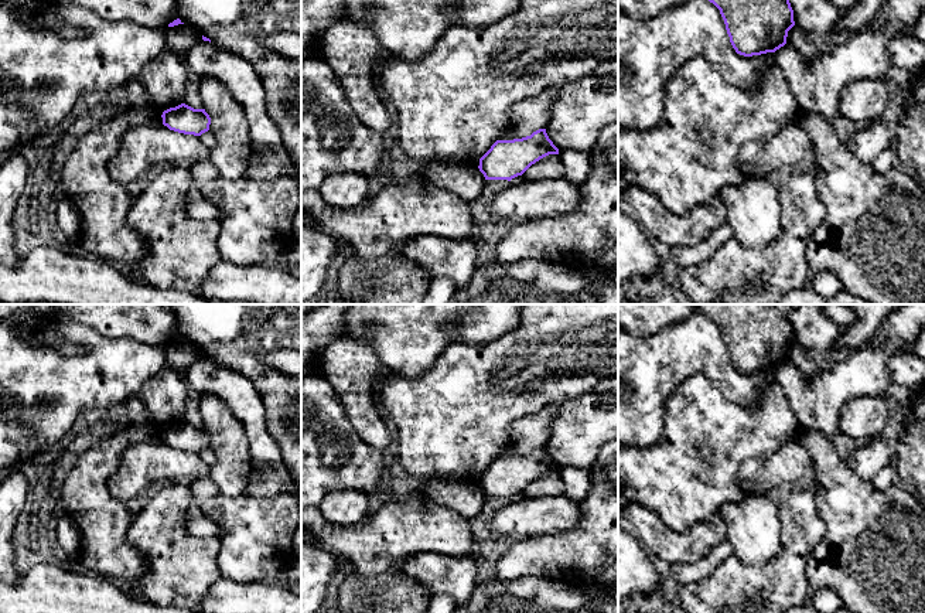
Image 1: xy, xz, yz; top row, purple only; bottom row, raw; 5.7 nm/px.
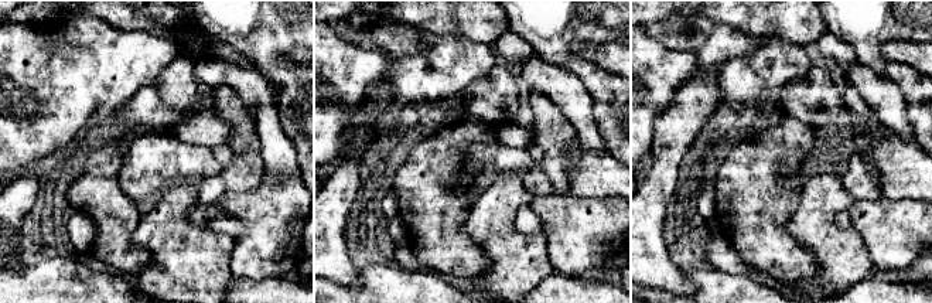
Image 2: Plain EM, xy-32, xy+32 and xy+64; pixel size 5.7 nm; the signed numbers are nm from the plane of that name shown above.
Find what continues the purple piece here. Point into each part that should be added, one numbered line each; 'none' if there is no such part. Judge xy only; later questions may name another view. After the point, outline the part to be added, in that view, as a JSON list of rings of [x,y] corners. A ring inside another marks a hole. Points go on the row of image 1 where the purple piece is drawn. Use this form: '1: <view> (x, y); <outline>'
none

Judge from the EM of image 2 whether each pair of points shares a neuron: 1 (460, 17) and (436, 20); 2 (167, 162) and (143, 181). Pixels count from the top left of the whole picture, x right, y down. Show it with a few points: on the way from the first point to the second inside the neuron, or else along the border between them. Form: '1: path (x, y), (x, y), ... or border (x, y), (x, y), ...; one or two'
1: path (454, 17), (441, 17); one
2: path (161, 163), (149, 176); one

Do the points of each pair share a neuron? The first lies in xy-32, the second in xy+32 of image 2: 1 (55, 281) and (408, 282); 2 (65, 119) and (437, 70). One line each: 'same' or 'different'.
1: same
2: same

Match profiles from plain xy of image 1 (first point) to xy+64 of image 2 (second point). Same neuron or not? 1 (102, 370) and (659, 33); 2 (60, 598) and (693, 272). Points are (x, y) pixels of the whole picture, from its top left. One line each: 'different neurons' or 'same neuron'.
1: different neurons
2: same neuron

